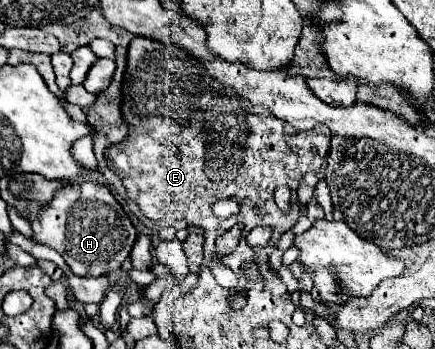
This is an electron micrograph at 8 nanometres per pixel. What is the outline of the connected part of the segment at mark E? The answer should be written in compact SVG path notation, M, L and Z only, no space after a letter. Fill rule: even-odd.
M134 36L128 46L128 58L126 58L126 72L122 82L122 104L120 104L122 118L128 124L128 138L107 148L104 153L108 168L114 174L118 174L128 190L128 198L132 198L142 214L150 220L160 222L174 222L174 220L186 220L188 224L196 224L204 230L204 264L202 272L210 270L210 262L222 262L230 268L240 268L242 258L246 256L246 236L254 226L272 226L274 238L270 244L276 244L288 228L292 228L300 218L300 206L296 198L296 188L306 172L318 172L324 164L324 158L328 156L331 141L331 132L326 130L296 130L290 124L278 120L272 112L266 108L252 106L244 98L236 96L230 88L220 84L216 78L212 78L202 62L198 58L192 58L192 54L176 44L156 42L148 40L148 48L144 48L142 54L142 36ZM210 146L216 146L216 152L208 152ZM286 184L292 190L292 198L296 198L296 204L292 204L290 214L280 214L280 210L274 204L274 190L276 186ZM218 200L236 200L240 204L240 214L232 216L222 222L212 212L212 204ZM254 206L262 208L262 214L254 212ZM244 222L244 234L240 238L238 250L234 254L218 256L216 254L216 238L222 236L232 224Z

